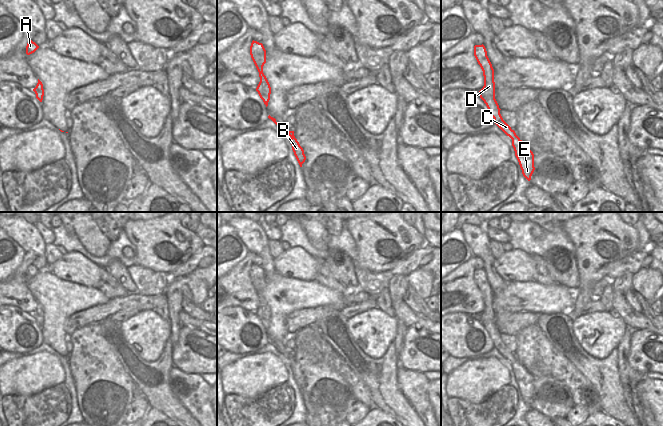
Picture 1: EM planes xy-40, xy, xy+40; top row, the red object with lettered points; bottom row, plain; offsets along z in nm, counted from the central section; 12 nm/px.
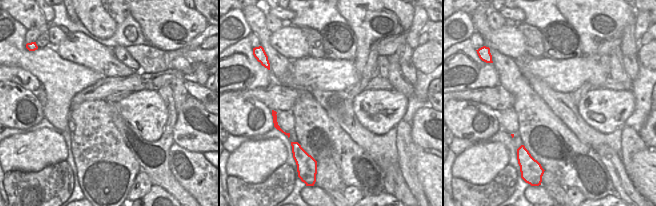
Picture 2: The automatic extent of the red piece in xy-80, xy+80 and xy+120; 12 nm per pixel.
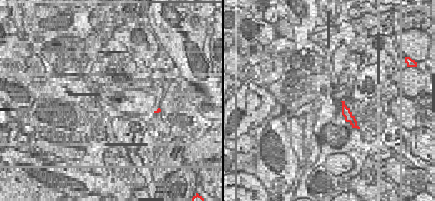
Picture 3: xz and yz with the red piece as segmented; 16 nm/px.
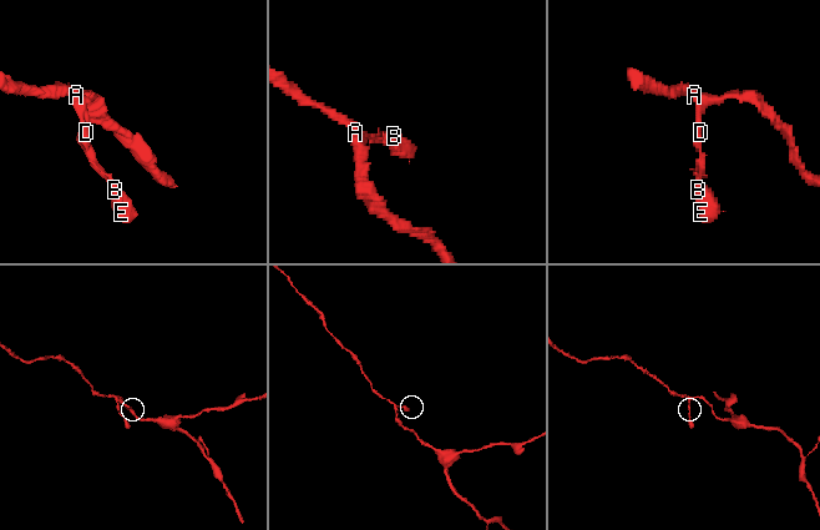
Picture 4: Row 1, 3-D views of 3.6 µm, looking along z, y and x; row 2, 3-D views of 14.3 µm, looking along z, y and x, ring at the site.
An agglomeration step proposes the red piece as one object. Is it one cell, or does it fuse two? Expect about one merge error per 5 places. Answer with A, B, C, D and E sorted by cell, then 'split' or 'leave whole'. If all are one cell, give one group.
A B C D E; leave whole

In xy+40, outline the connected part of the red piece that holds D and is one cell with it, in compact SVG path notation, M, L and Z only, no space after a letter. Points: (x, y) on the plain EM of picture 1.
M483 268L474 270L474 280L480 289L484 300L484 310L479 315L479 320L486 328L491 340L494 342L494 347L512 363L512 370L522 394L522 398L528 405L530 405L535 394L534 378L516 359L515 355L512 354L511 351L503 344L500 338L501 333L495 323L494 293Z

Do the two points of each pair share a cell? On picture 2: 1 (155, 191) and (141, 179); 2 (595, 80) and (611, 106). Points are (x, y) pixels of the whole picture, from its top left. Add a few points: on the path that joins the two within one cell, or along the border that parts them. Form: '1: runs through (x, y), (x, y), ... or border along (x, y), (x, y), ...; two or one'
1: border along (152, 185), (150, 190), (144, 195); two
2: border along (598, 87), (591, 88); two

